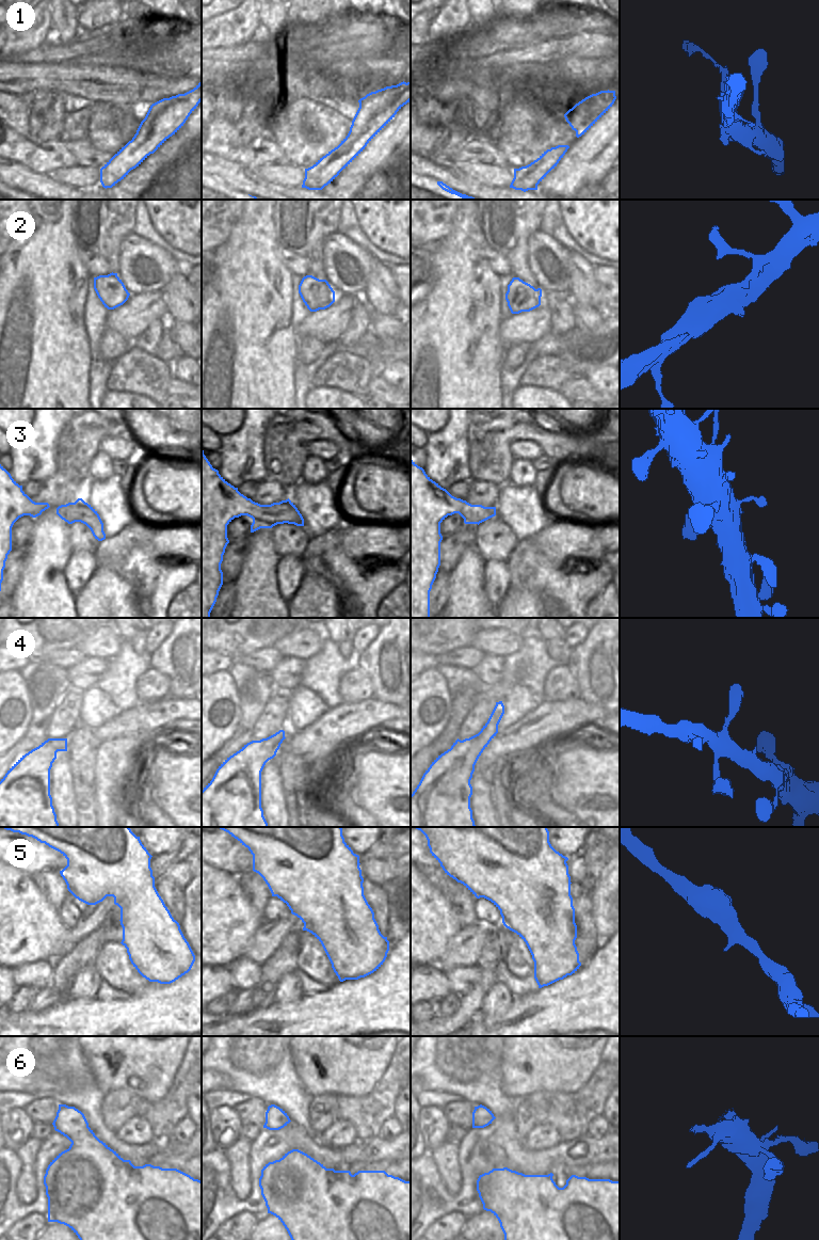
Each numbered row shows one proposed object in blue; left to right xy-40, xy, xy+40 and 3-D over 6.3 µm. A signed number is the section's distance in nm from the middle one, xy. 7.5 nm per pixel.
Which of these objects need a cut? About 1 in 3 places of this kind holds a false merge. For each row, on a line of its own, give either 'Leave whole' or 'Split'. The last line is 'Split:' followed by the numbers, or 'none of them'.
1: Split
2: Leave whole
3: Leave whole
4: Leave whole
5: Leave whole
6: Leave whole
Split: 1.

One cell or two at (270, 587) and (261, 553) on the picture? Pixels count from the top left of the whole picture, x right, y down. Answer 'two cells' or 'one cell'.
one cell

